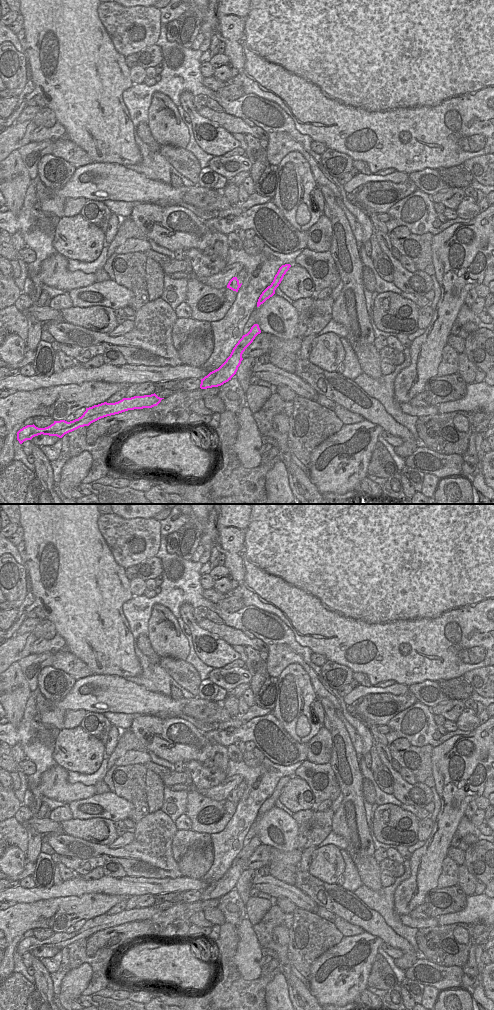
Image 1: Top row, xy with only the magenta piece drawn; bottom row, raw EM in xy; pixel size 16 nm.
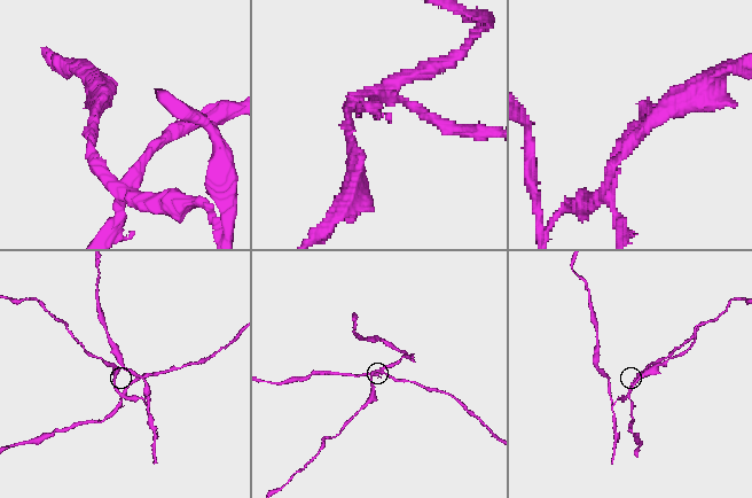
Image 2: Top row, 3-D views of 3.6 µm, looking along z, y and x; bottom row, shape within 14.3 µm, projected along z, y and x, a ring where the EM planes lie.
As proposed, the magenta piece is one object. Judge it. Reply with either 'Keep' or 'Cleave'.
Cleave.

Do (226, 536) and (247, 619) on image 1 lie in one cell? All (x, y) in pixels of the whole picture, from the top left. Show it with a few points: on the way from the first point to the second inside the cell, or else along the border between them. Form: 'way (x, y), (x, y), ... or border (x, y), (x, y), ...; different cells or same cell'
border (244, 605), (254, 605), (267, 612); different cells

